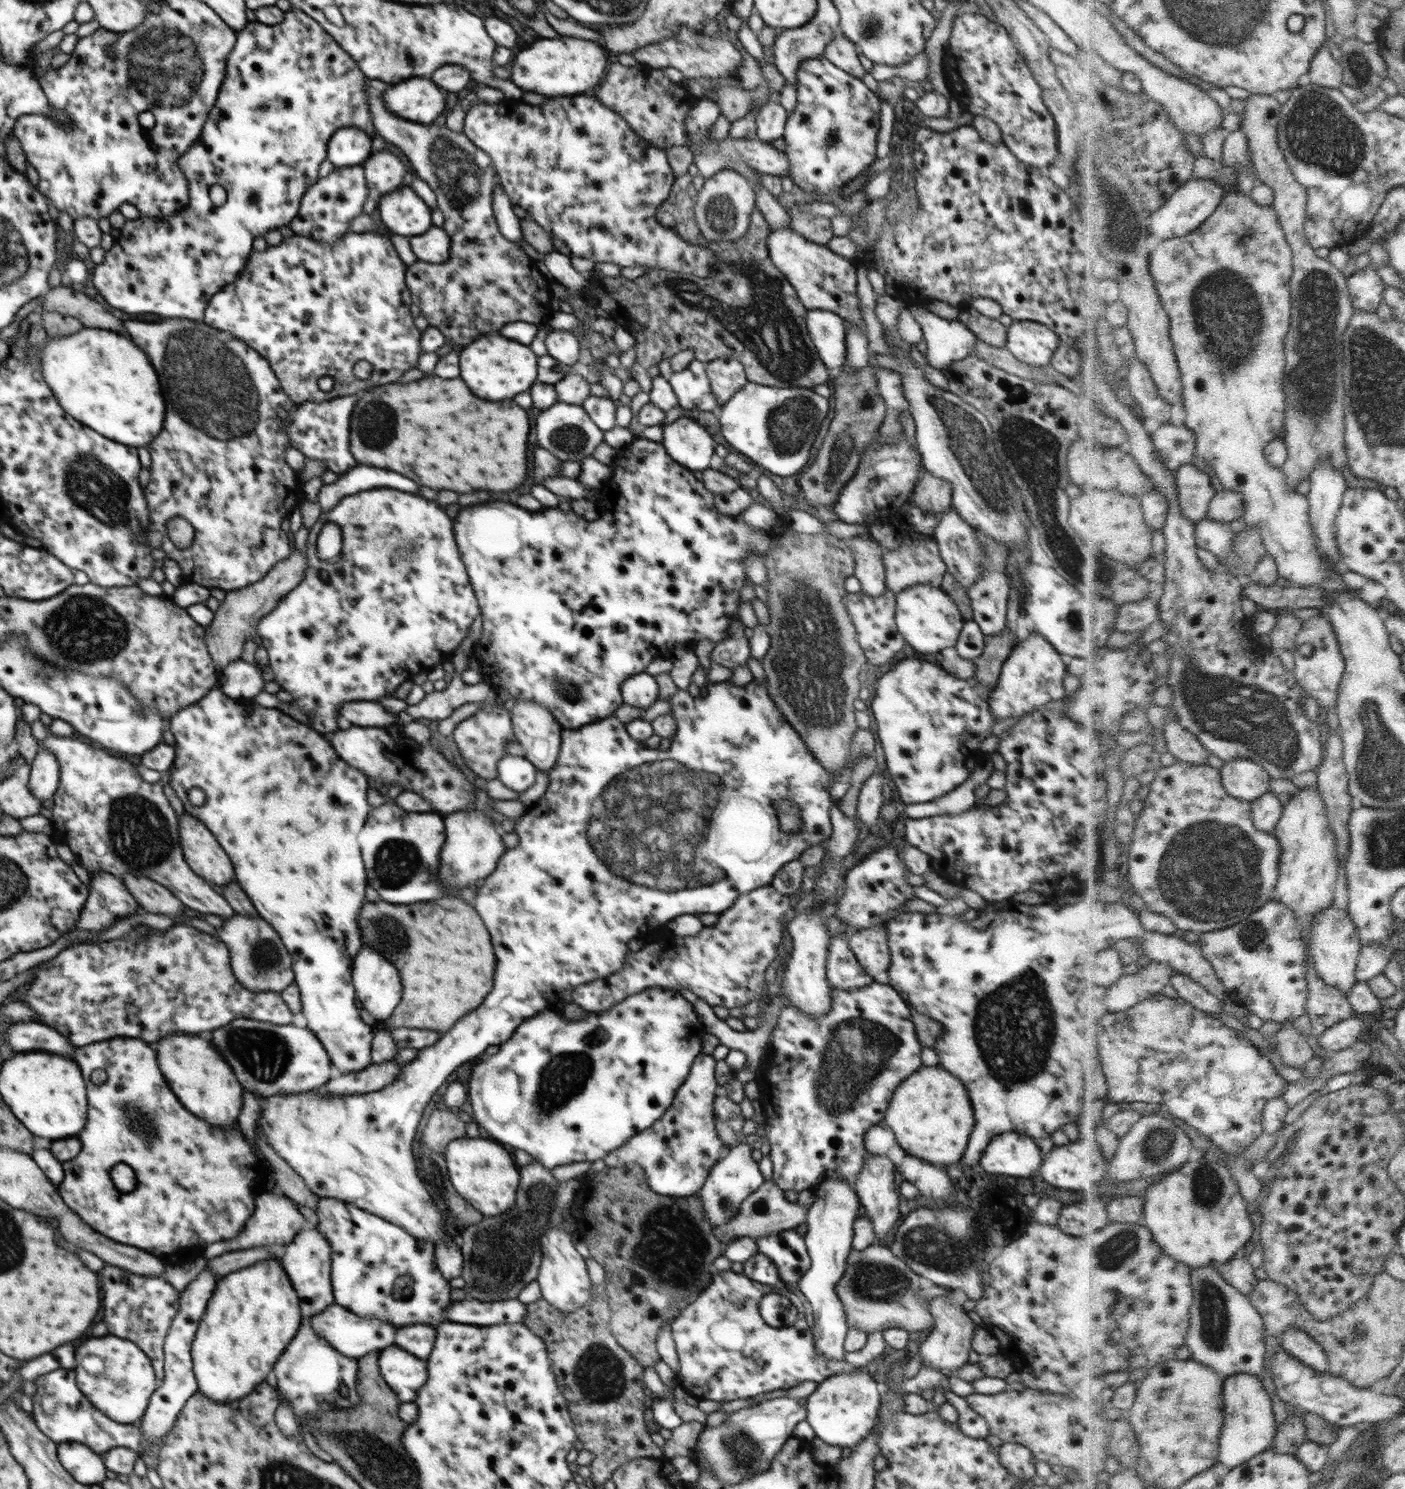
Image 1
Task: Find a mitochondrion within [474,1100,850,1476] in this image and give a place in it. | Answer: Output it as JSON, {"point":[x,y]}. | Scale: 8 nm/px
{"point":[600,1376]}

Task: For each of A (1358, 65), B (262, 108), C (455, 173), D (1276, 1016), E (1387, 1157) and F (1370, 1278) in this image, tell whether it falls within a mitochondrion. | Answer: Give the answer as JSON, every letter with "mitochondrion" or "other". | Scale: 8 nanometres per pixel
{"A":"mitochondrion","B":"mitochondrion","C":"mitochondrion","D":"other","E":"other","F":"other"}

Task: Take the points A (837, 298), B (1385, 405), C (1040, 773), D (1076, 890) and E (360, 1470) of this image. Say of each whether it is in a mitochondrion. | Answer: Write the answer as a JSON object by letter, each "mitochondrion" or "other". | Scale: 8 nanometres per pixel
{"A":"other","B":"mitochondrion","C":"other","D":"other","E":"mitochondrion"}

